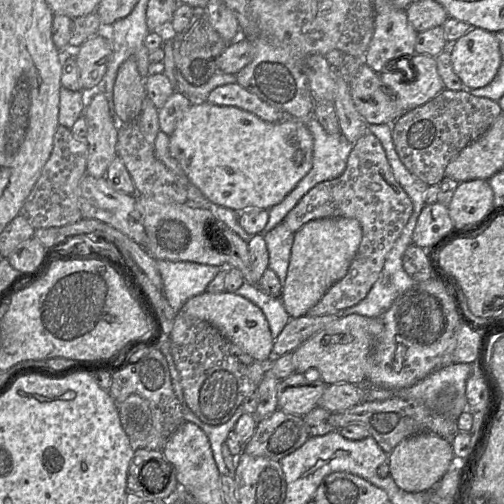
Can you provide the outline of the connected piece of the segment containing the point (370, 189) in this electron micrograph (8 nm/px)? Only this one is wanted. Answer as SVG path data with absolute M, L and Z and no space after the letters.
M371 133L364 134L353 144L344 172L335 179L314 186L283 221L293 233L312 220L333 217L354 218L362 228L359 248L346 275L327 290L319 302L308 311L308 316L336 314L340 310L355 306L367 296L412 210L412 201L396 181L380 141Z

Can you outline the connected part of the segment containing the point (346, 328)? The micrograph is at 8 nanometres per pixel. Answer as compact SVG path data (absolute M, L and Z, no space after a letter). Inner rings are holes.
M351 314L329 323L295 351L295 373L305 374L309 369L317 369L326 384L366 383L366 362L373 339L382 331L382 316L365 317Z

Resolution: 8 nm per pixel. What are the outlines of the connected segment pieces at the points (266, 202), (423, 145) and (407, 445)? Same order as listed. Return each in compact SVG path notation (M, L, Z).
M193 102L169 136L169 151L190 182L213 204L236 212L269 210L312 168L313 136L305 121L286 118L270 123L237 107Z
M444 89L425 104L404 112L392 124L392 141L399 159L410 173L427 185L438 185L449 162L469 143L478 139L502 113L497 101L477 97L463 90Z
M434 433L416 434L403 440L388 455L390 476L406 492L426 492L440 482L449 470L453 458L454 451L449 441Z

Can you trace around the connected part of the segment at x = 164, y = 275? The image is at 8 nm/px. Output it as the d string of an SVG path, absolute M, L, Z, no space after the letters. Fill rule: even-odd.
M156 260L161 275L165 297L175 313L181 311L192 297L206 292L208 284L223 267L194 262Z

